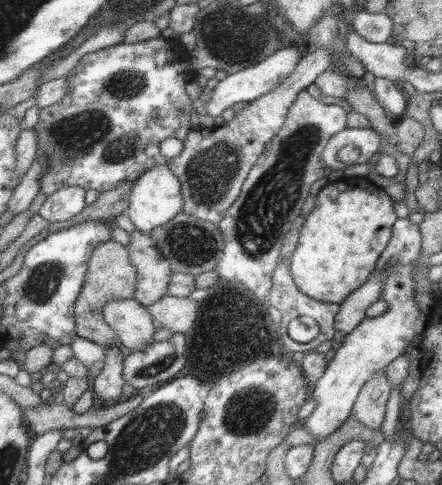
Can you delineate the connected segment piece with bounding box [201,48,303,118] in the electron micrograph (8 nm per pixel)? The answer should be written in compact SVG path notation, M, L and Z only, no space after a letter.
M278 48L273 54L261 60L261 62L256 62L243 70L228 74L223 80L219 80L212 90L204 91L201 99L207 114L215 118L215 116L219 116L223 110L231 107L235 102L251 102L271 92L294 71L302 55L299 54L297 48Z

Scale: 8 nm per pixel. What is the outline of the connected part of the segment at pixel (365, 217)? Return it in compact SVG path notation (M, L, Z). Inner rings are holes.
M341 177L336 179L334 182L329 182L319 190L319 193L315 196L314 205L305 216L303 220L303 225L299 232L299 242L293 254L289 259L288 263L290 264L290 275L292 281L295 283L295 286L298 288L298 291L305 296L314 298L313 300L319 300L319 302L329 302L329 304L340 304L350 292L353 292L356 288L359 288L369 277L372 271L375 269L375 263L381 252L386 248L389 238L392 234L392 224L395 222L396 215L393 210L393 200L382 190L381 187L373 185L367 177L351 177L346 179Z

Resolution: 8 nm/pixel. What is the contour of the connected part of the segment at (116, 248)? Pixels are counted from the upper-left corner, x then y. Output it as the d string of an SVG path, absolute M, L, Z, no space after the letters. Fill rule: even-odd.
M113 239L99 244L99 247L89 256L81 290L73 303L76 336L104 348L114 344L117 341L116 334L104 323L101 309L111 300L133 299L137 284L136 276L136 268L131 264L129 252L125 247L114 242Z

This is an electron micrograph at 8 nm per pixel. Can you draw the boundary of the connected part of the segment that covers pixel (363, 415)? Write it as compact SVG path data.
M384 369L378 370L363 383L352 406L353 416L367 428L380 430L391 387L385 379Z

